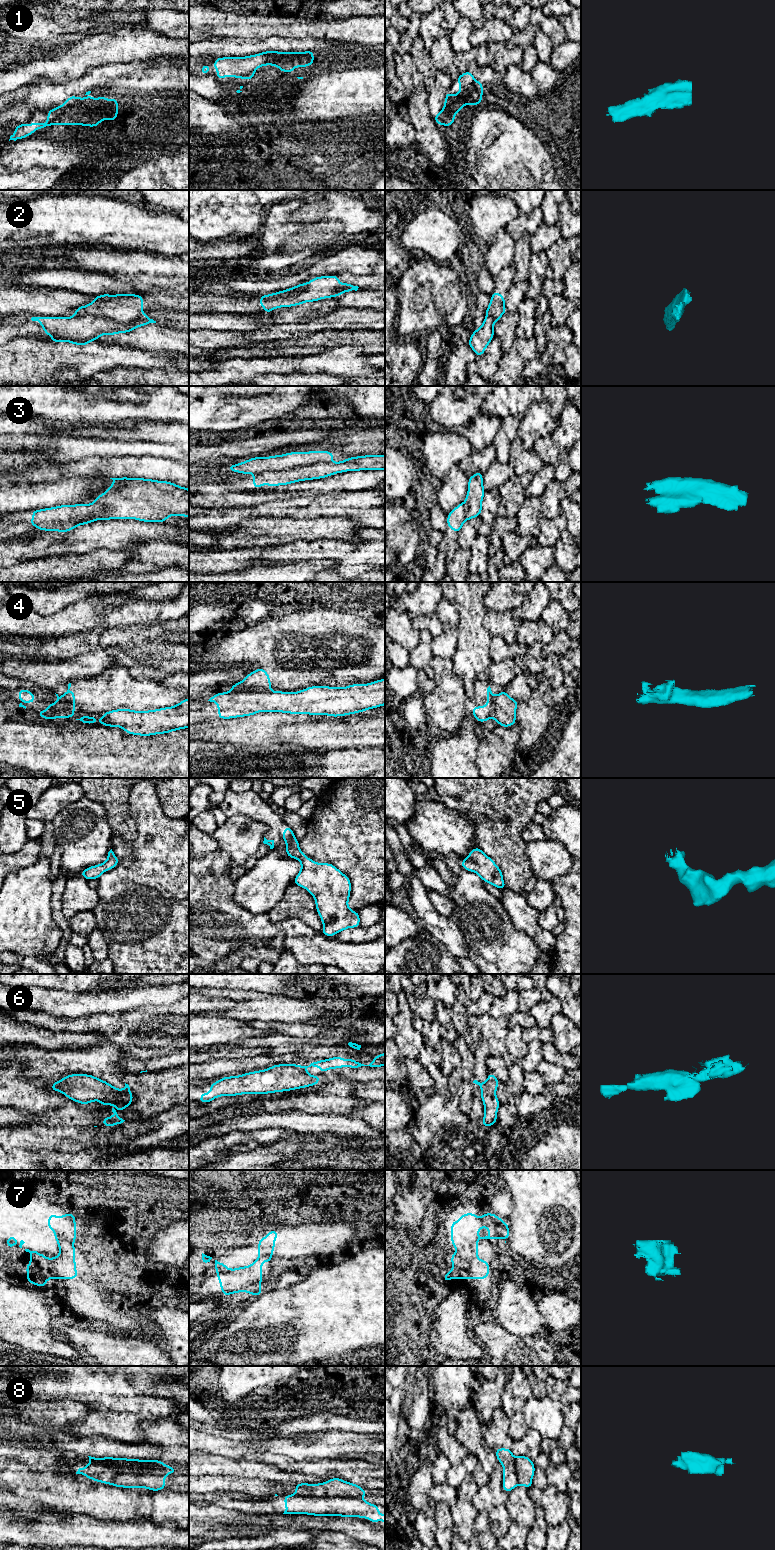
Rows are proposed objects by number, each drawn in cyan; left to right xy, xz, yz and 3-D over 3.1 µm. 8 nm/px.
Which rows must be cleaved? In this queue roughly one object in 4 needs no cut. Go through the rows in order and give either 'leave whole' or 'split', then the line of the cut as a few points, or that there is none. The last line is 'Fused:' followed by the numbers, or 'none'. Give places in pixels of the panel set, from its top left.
1: leave whole; cut none
2: split; cut xy (144, 314), (129, 323), (119, 323), (92, 315), (76, 316)
3: split; cut xz (330, 461), (317, 461), (280, 470), (264, 470), (253, 473)
4: split; cut xz (270, 690), (234, 691)
5: leave whole; cut none
6: split; cut xz (302, 1066), (306, 1072)
7: leave whole; cut none
8: split; cut xy (145, 1463), (139, 1460), (123, 1461), (110, 1484)
Fused: 2, 3, 4, 6, 8

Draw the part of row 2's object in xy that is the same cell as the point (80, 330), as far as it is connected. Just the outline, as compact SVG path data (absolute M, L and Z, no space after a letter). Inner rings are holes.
M93 315L70 317L32 317L32 321L38 321L43 327L44 333L52 338L53 343L61 341L78 346L85 346L98 340L102 335L116 335L128 333L137 327L156 323L147 315L143 315L133 323L121 324L110 318Z

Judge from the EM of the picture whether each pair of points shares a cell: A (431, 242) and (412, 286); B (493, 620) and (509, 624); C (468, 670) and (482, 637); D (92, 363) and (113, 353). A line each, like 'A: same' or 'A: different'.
A: different
B: same
C: same
D: same

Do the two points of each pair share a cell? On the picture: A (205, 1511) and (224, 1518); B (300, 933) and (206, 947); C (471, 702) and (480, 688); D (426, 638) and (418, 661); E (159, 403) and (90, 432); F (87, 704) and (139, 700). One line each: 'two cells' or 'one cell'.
A: one cell
B: one cell
C: one cell
D: one cell
E: two cells
F: one cell

